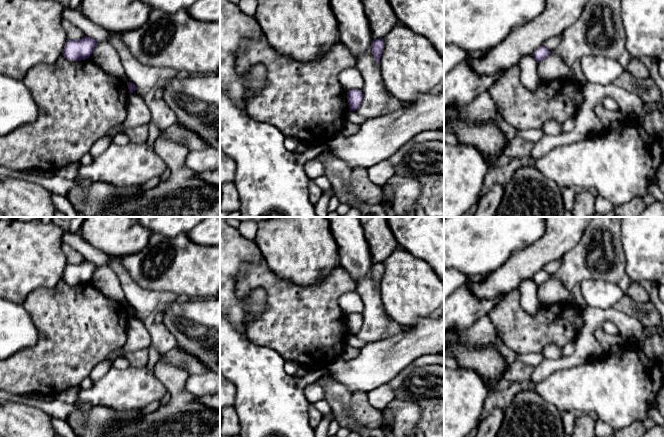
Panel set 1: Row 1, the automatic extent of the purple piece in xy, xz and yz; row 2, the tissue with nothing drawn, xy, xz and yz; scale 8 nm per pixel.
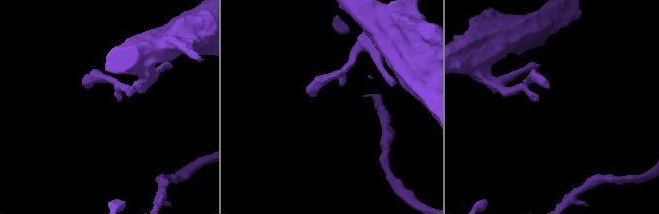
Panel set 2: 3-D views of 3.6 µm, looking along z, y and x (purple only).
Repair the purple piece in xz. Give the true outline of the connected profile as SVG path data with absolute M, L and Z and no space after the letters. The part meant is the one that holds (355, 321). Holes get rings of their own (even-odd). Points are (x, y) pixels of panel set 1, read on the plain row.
M352 313L347 316L347 323L350 331L350 335L355 335L359 332L361 326L363 325L362 314Z

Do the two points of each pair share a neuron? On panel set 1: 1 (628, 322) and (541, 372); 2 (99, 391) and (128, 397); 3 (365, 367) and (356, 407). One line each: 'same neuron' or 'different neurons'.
1: same neuron
2: same neuron
3: different neurons

